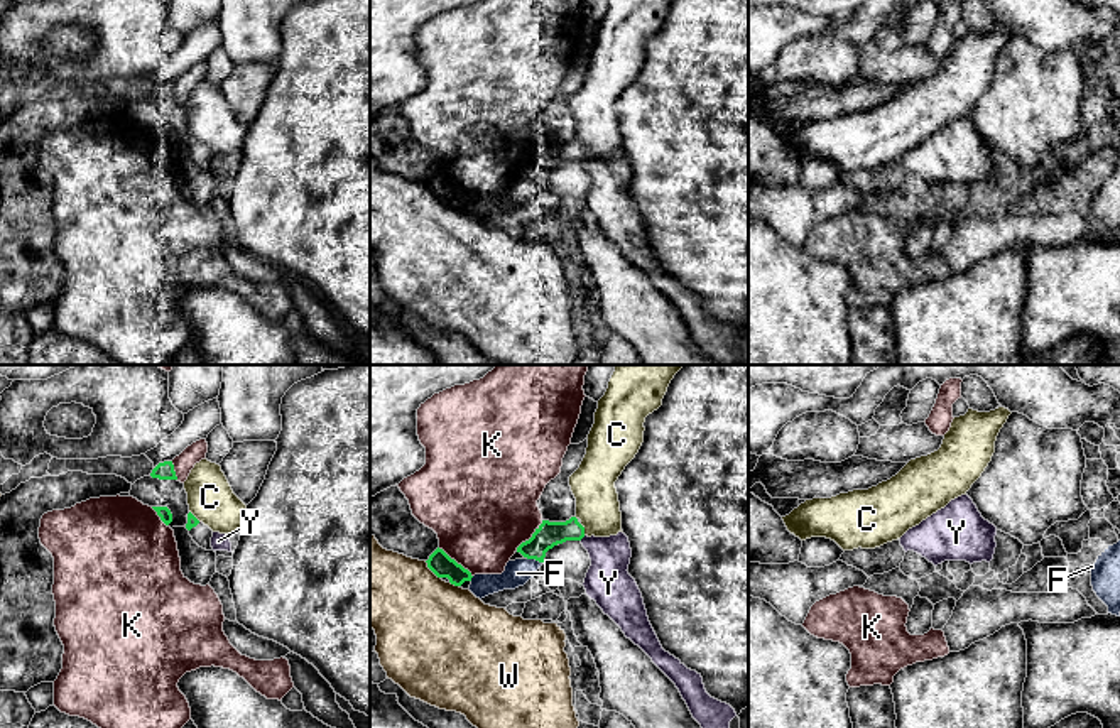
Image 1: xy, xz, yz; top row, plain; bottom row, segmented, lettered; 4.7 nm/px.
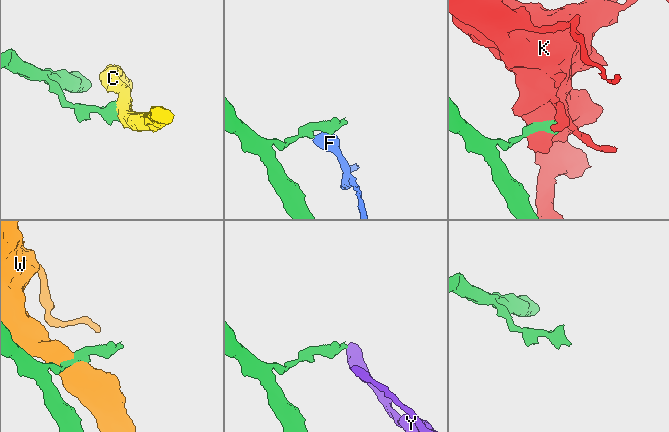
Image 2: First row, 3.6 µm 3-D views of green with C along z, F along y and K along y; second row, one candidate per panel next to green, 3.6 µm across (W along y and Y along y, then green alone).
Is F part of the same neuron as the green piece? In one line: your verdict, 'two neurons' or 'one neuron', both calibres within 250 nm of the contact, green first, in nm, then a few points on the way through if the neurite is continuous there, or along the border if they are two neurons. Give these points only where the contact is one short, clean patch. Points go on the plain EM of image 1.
two neurons; calibres 120 and 120 nm

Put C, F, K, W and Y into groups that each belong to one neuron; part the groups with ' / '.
C / F / K / W / Y

